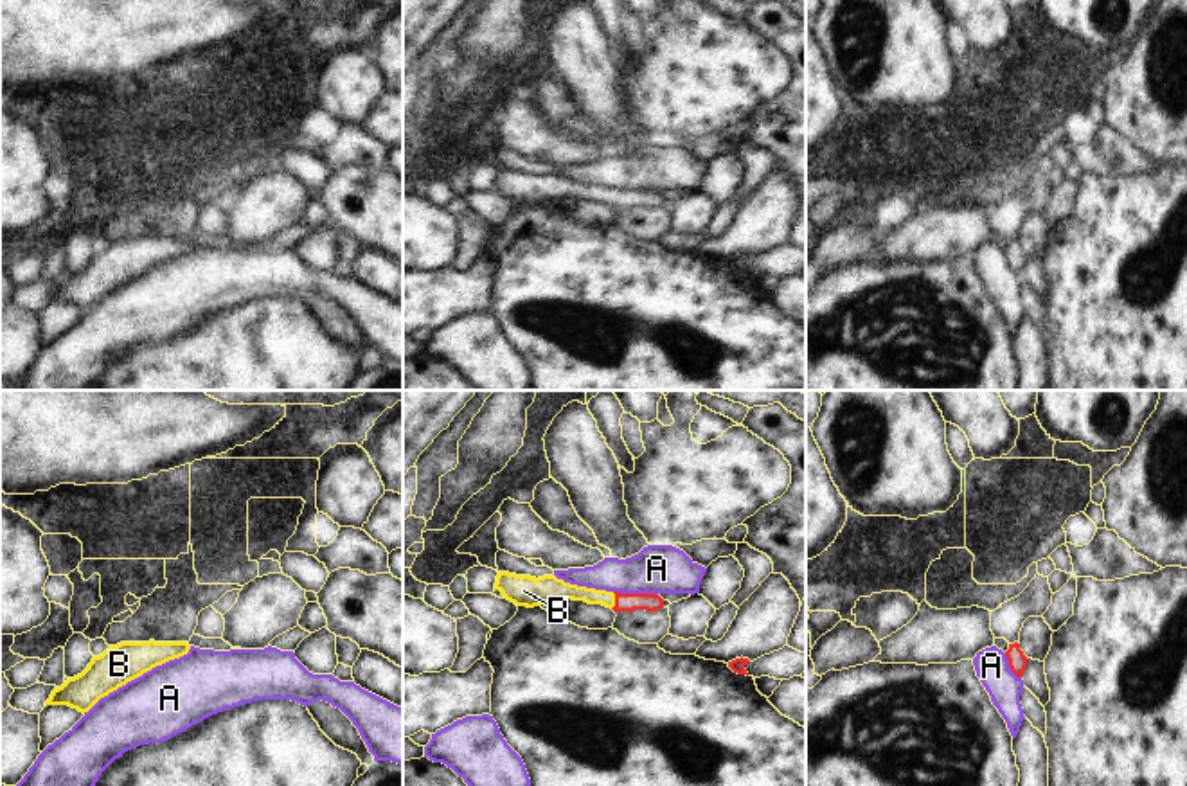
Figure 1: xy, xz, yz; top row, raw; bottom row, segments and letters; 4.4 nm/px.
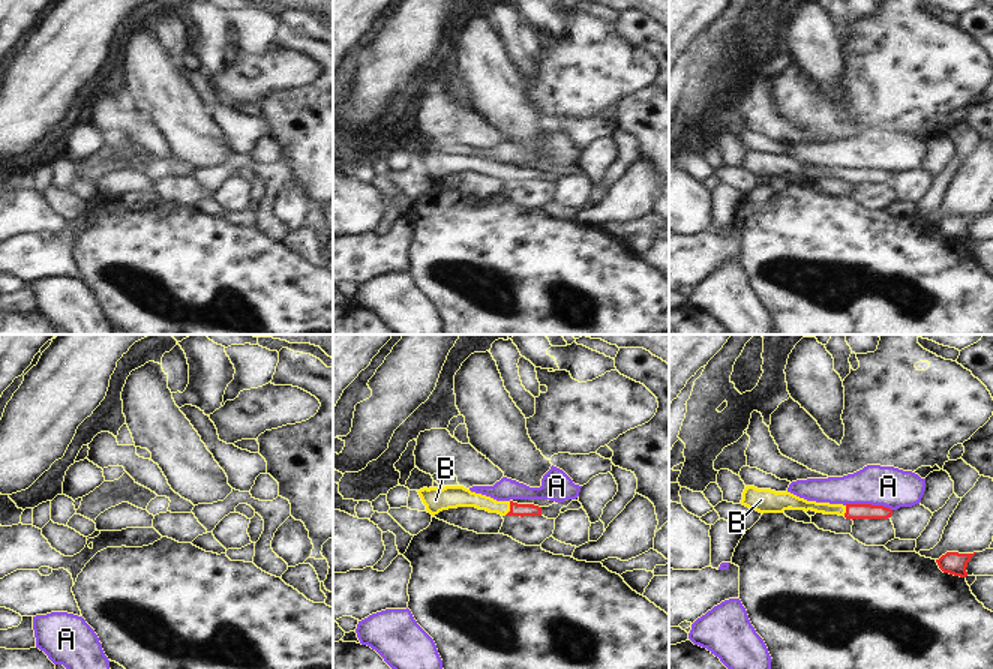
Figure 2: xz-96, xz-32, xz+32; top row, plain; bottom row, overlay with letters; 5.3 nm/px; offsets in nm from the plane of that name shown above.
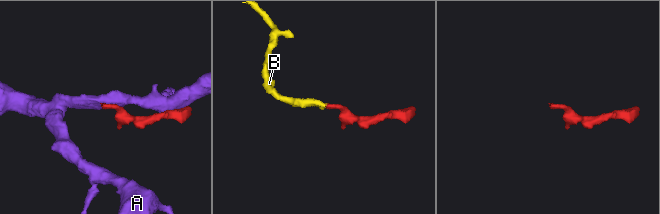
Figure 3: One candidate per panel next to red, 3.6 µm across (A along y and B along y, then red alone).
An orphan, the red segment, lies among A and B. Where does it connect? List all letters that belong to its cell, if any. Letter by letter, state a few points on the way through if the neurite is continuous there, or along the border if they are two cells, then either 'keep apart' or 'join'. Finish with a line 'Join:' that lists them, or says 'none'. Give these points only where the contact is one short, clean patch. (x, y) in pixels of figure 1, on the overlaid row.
A: keep apart
B: way xz (623, 601), (615, 601), (562, 590); join
Join: B

